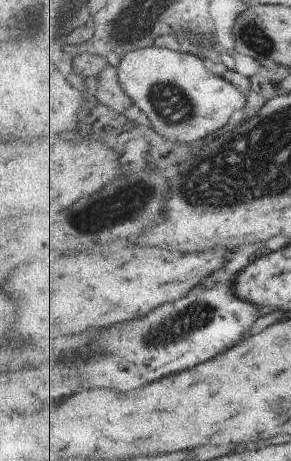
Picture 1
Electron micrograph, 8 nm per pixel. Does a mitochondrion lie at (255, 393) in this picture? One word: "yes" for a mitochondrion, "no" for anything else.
no

